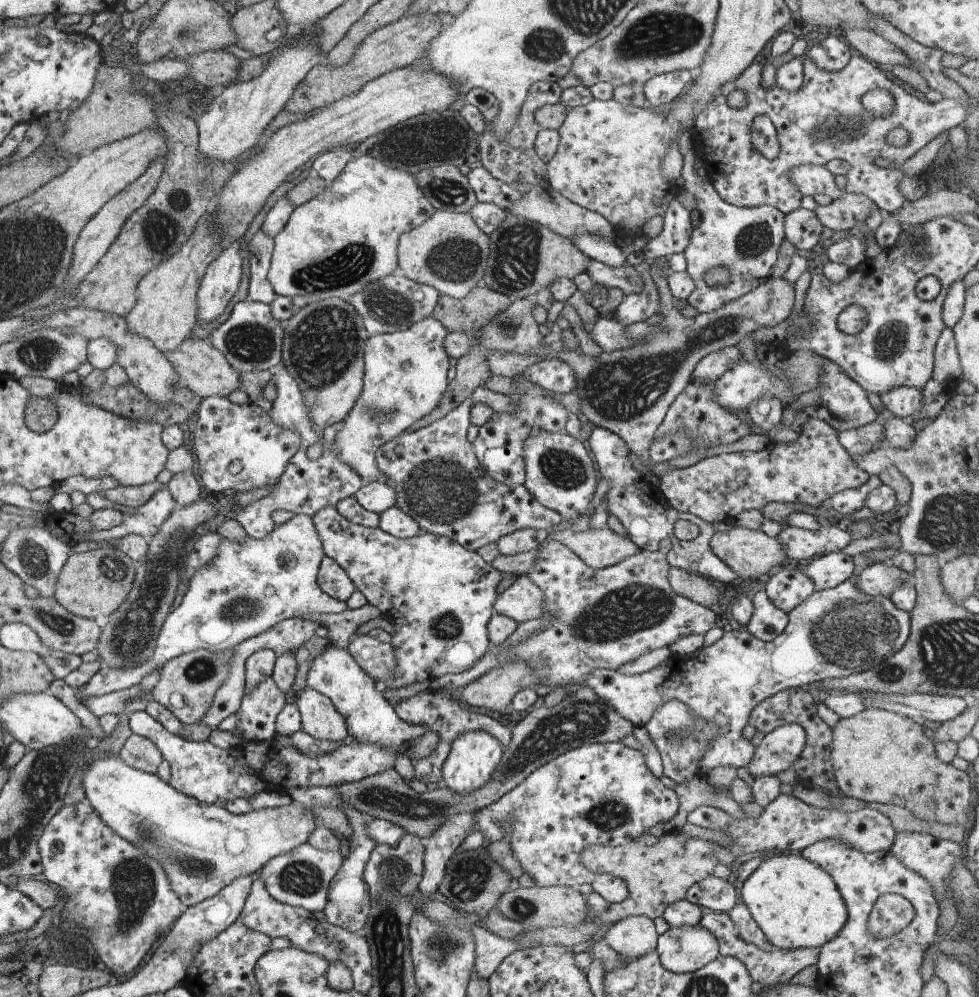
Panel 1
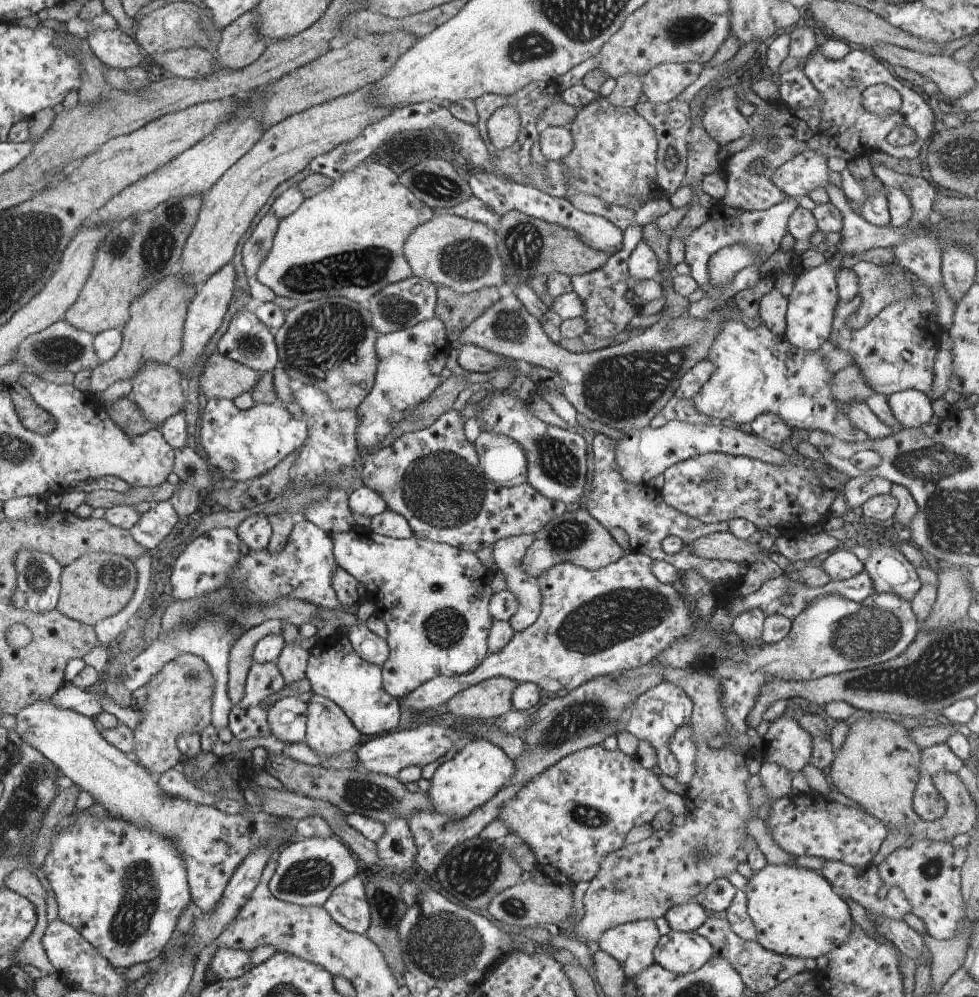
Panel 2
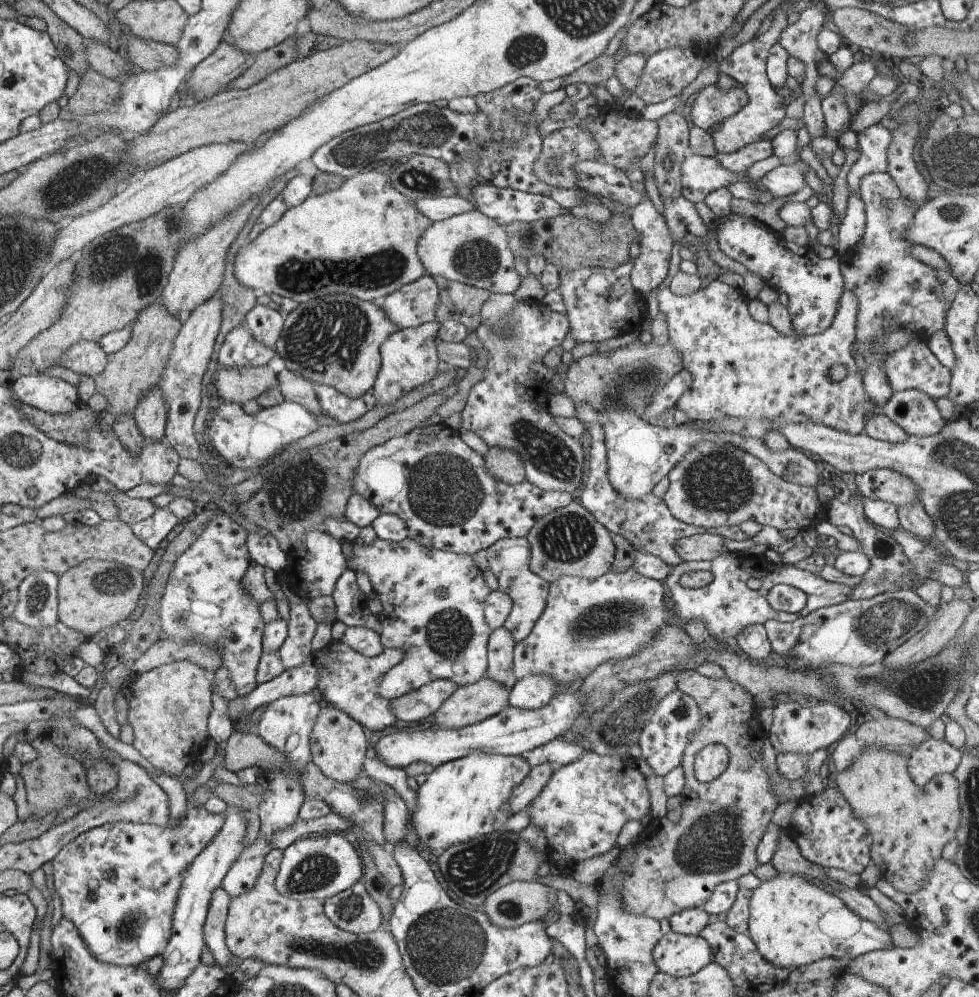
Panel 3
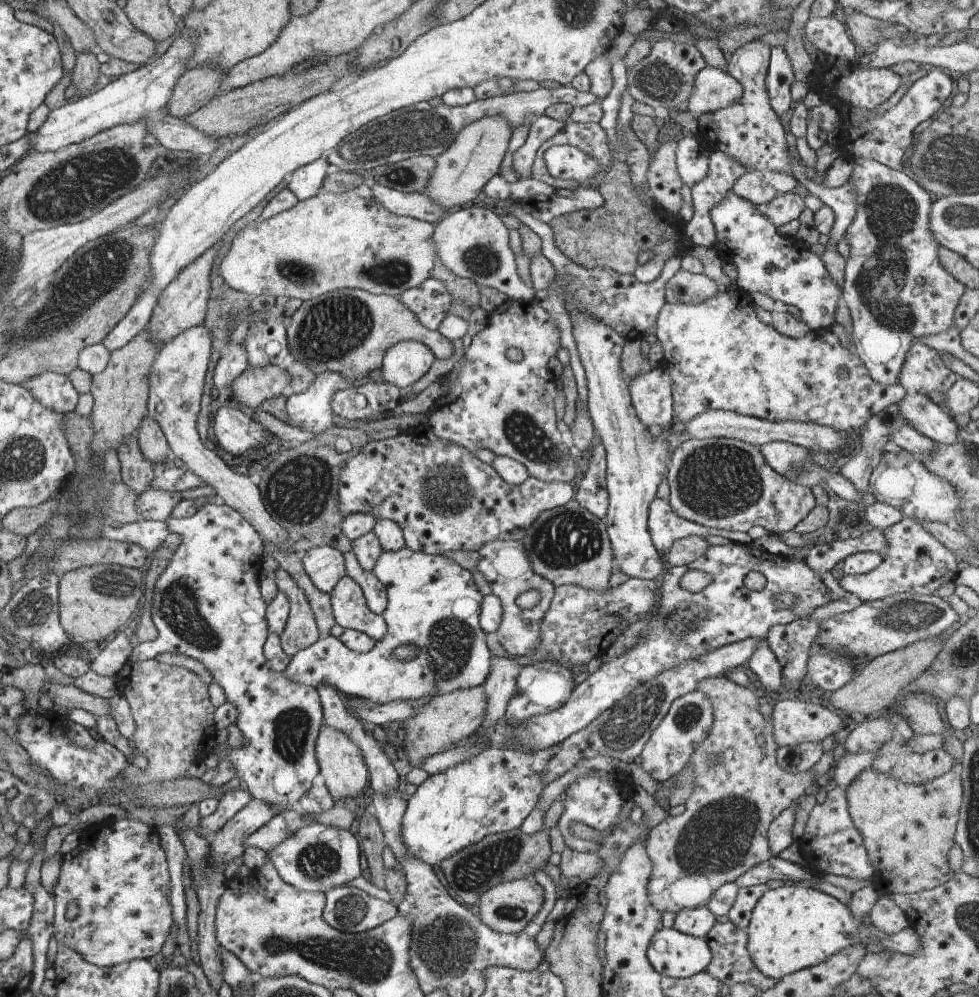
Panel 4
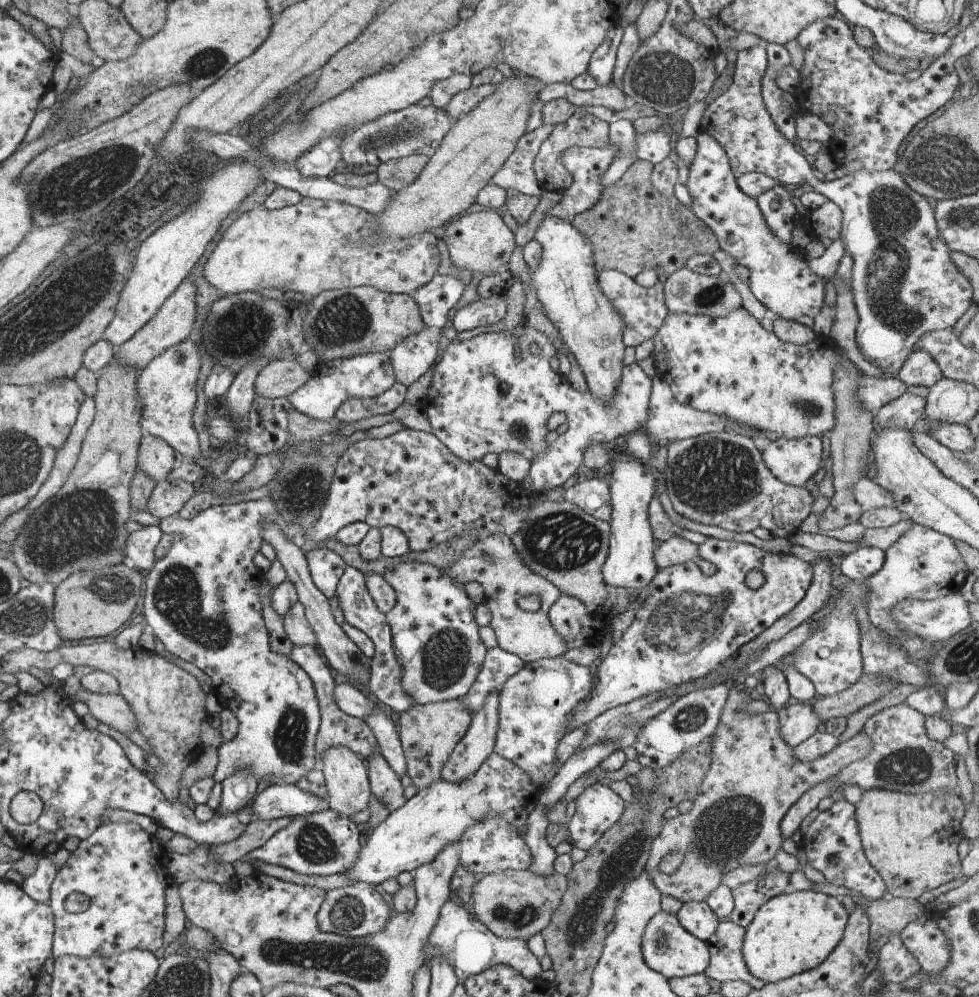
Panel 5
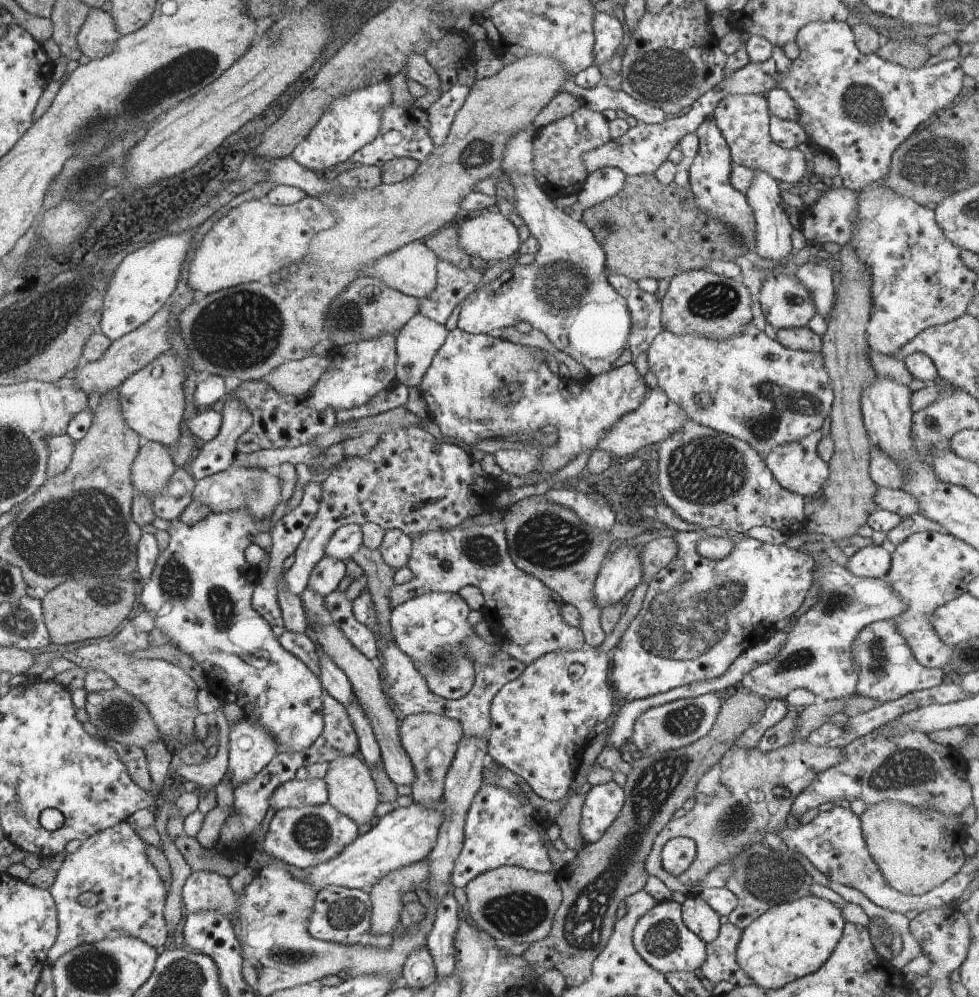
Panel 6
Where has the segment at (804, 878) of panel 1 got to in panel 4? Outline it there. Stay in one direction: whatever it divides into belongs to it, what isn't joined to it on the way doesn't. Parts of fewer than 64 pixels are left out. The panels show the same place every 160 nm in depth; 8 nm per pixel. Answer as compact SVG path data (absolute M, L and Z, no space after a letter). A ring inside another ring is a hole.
M785 883L784 886L778 886L774 890L768 890L752 910L750 922L747 929L746 948L750 954L750 958L755 968L764 976L774 978L777 981L784 978L788 974L796 973L797 971L817 966L830 958L832 954L854 946L856 942L868 946L868 944L878 944L883 950L892 950L895 953L916 954L922 950L922 942L918 932L910 926L904 928L896 934L884 934L880 932L874 925L866 926L864 922L852 918L848 905L844 905L840 900L836 900L834 896L829 896L826 892L807 887L806 885Z

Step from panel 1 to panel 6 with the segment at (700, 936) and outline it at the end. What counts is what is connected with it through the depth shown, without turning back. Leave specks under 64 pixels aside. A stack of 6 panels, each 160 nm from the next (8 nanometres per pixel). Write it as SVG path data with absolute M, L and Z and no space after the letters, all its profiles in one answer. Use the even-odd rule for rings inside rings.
M676 901L656 903L645 912L633 930L633 943L638 954L659 973L697 972L707 959L707 943L696 936L685 924L681 905Z

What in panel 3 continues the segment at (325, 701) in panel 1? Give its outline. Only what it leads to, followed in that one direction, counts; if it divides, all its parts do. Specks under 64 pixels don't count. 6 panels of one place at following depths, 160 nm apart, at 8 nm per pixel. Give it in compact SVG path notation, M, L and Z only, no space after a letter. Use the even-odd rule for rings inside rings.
M323 703L310 736L310 751L311 761L320 768L320 772L324 776L328 776L334 782L342 782L342 784L356 780L363 774L368 746L369 742L366 740L364 728L358 722L355 722L342 710Z

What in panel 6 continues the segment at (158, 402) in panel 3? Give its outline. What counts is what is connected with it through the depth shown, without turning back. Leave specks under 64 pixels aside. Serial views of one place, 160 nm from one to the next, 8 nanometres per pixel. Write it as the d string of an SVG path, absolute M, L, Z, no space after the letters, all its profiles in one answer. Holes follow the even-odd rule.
M145 440L132 465L132 478L137 493L152 498L172 481L174 467L173 456L166 445Z

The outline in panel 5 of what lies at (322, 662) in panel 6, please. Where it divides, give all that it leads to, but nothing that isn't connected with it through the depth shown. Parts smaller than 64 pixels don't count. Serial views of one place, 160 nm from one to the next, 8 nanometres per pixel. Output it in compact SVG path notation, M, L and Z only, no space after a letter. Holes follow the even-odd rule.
M338 678L336 682L334 698L340 710L362 720L375 710L375 704L371 699L343 678Z

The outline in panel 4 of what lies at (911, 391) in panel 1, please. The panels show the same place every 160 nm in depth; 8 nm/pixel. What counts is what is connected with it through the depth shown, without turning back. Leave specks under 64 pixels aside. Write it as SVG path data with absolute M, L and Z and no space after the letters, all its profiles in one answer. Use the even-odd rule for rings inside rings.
M908 392L900 402L900 412L908 425L935 443L952 445L960 440L958 424L927 395Z

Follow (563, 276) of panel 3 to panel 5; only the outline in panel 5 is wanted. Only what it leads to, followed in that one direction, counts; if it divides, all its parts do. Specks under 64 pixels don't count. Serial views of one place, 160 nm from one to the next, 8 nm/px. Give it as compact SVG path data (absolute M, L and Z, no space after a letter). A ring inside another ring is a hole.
M616 269L597 271L597 283L600 290L615 306L624 321L623 343L626 347L636 347L645 340L650 340L662 326L668 314L664 296L664 282L657 281L654 286L640 286L635 279Z

